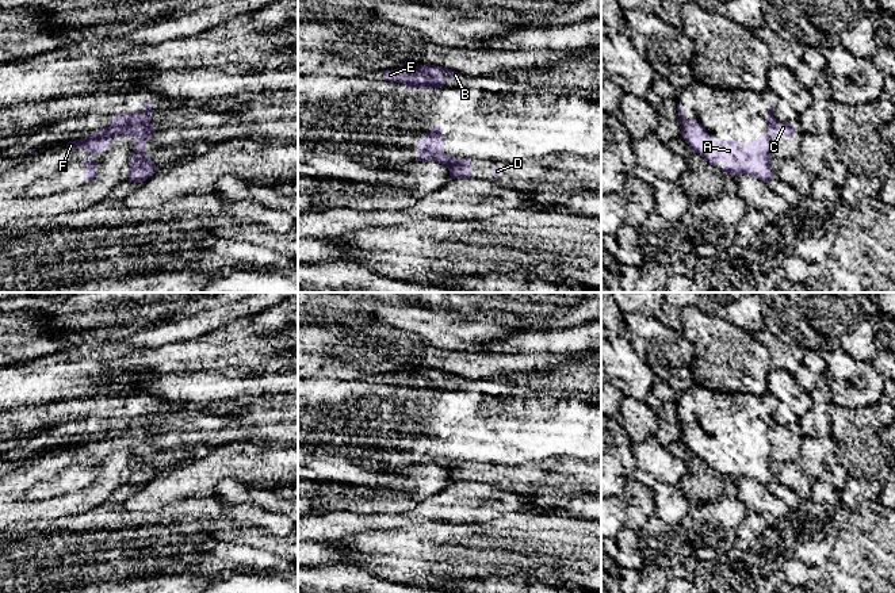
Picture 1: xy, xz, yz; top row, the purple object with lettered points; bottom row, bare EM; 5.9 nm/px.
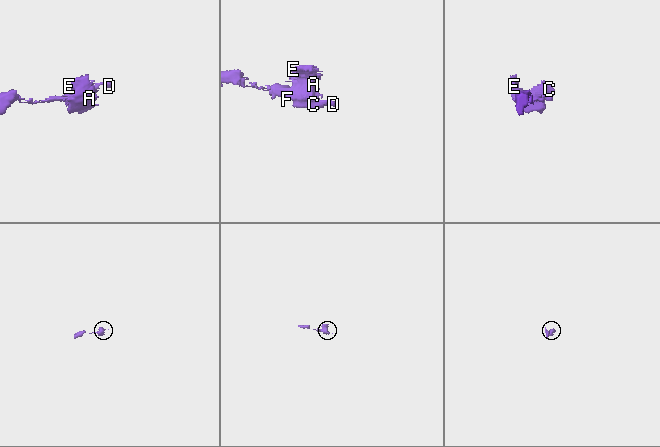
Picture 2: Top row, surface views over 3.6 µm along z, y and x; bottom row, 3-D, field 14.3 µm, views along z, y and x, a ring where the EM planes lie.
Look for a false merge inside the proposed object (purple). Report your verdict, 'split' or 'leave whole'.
split

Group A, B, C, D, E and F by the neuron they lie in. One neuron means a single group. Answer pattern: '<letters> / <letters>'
A B E F / C D

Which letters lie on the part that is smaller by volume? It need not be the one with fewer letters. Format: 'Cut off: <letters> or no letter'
Cut off: C, D

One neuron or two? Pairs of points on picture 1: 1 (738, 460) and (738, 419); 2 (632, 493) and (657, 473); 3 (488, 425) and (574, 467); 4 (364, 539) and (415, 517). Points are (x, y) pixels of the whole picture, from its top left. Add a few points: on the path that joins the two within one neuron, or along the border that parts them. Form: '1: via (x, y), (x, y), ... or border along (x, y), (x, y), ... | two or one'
1: via (738, 450), (738, 429) | one
2: border along (637, 479), (649, 489) | two
3: border along (585, 456), (550, 456), (523, 463) | two
4: border along (416, 524), (366, 531), (358, 535) | two

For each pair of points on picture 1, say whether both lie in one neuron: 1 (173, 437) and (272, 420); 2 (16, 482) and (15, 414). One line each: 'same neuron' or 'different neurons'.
1: same neuron
2: same neuron

